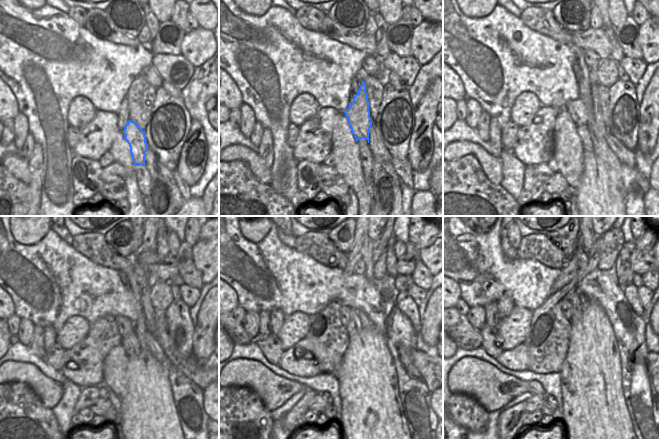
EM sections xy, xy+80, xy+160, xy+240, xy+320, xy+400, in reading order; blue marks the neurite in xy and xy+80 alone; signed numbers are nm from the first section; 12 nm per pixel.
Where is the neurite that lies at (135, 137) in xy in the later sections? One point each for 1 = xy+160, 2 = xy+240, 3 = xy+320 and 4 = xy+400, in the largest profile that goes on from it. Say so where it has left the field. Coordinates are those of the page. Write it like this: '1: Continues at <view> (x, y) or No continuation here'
1: Continues at xy+160 (579, 113)
2: Continues at xy+240 (125, 326)
3: Continues at xy+320 (344, 310)
4: Continues at xy+400 (566, 308)

